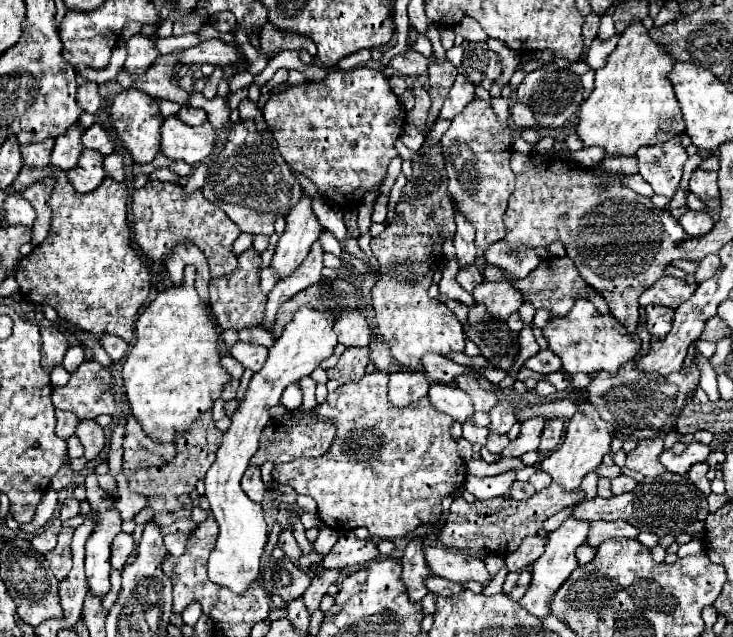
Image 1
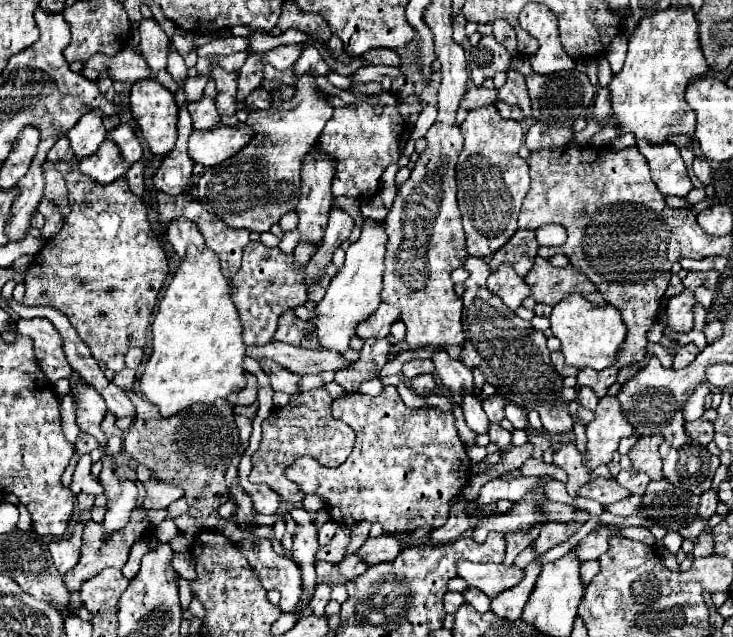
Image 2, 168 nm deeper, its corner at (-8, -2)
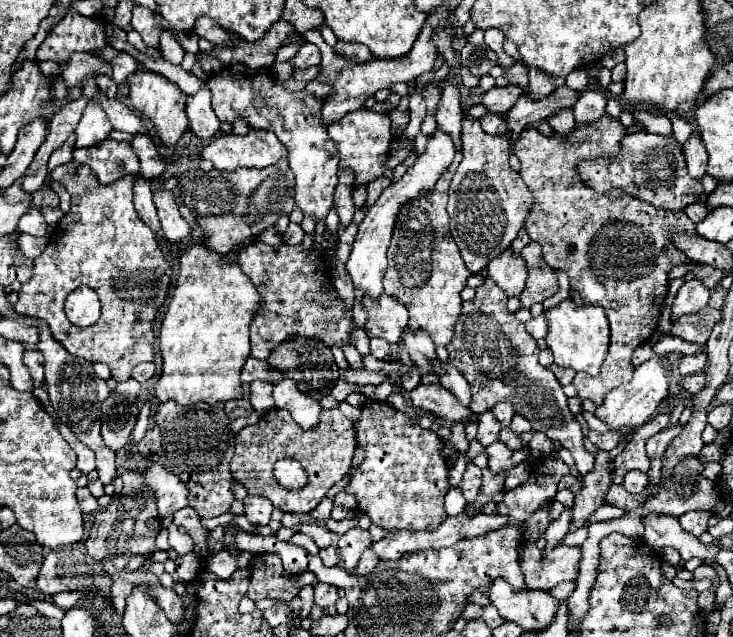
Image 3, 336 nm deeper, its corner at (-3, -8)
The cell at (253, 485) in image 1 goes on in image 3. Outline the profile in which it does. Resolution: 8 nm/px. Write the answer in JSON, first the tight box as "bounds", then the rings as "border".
{"bounds":[244,496,274,526],"border":[[[246,496],[244,498],[244,508],[246,508],[246,518],[252,524],[258,524],[258,526],[268,526],[270,514],[274,510],[270,500],[262,498],[262,496]]]}

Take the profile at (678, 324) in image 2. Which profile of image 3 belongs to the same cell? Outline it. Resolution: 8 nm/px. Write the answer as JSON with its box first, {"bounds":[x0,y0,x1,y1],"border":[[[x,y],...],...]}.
{"bounds":[672,278,710,320],"border":[[[694,278],[686,280],[674,298],[672,318],[676,320],[680,316],[690,316],[700,312],[708,304],[708,298],[710,298],[710,290],[702,282]]]}

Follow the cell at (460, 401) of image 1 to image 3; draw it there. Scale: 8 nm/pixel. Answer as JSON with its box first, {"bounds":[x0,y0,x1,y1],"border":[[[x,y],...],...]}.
{"bounds":[492,402,514,422],"border":[[[500,402],[500,404],[496,404],[496,406],[492,408],[492,412],[494,412],[494,418],[496,418],[498,422],[512,420],[512,416],[514,416],[514,410],[512,410],[512,406],[510,406],[510,404],[506,404],[506,402]]]}

